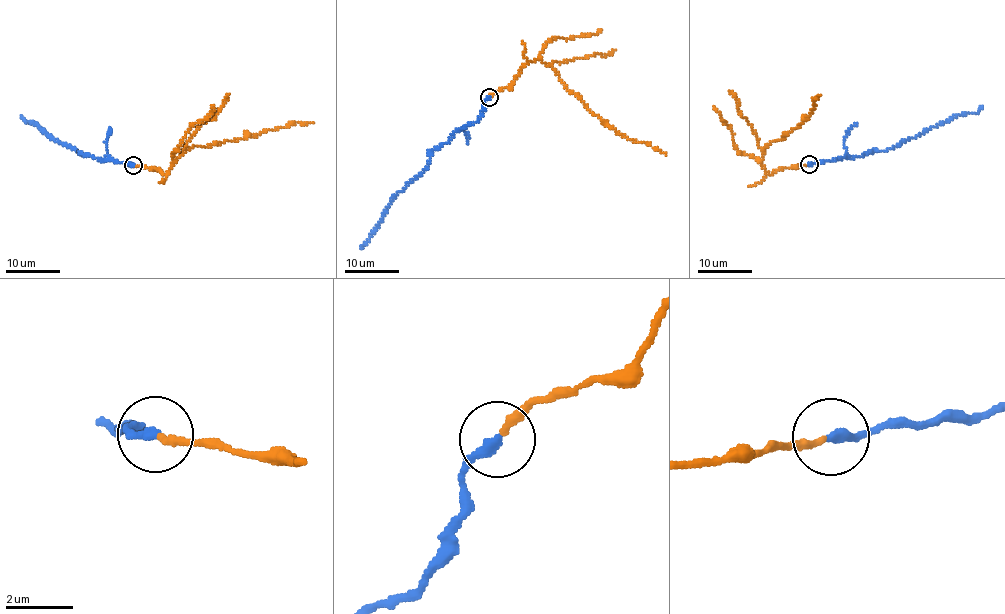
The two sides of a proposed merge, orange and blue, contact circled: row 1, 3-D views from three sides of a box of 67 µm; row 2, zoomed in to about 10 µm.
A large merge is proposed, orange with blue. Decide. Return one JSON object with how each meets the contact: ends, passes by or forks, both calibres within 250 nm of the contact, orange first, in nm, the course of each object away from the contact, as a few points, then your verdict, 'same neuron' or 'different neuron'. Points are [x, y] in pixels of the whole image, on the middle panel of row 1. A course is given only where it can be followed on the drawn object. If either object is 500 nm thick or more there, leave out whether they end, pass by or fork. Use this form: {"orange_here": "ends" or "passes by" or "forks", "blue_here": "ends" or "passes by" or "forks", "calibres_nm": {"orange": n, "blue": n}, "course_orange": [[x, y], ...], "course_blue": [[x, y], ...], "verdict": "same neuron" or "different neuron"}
{"orange_here": "ends", "blue_here": "ends", "calibres_nm": {"orange": 220, "blue": 280}, "course_orange": [[490, 96], [509, 88], [524, 64], [539, 60], [614, 129], [665, 154]], "course_blue": [[489, 97], [476, 121], [459, 128], [446, 144], [433, 149], [426, 167], [397, 192], [361, 248]], "verdict": "same neuron"}

